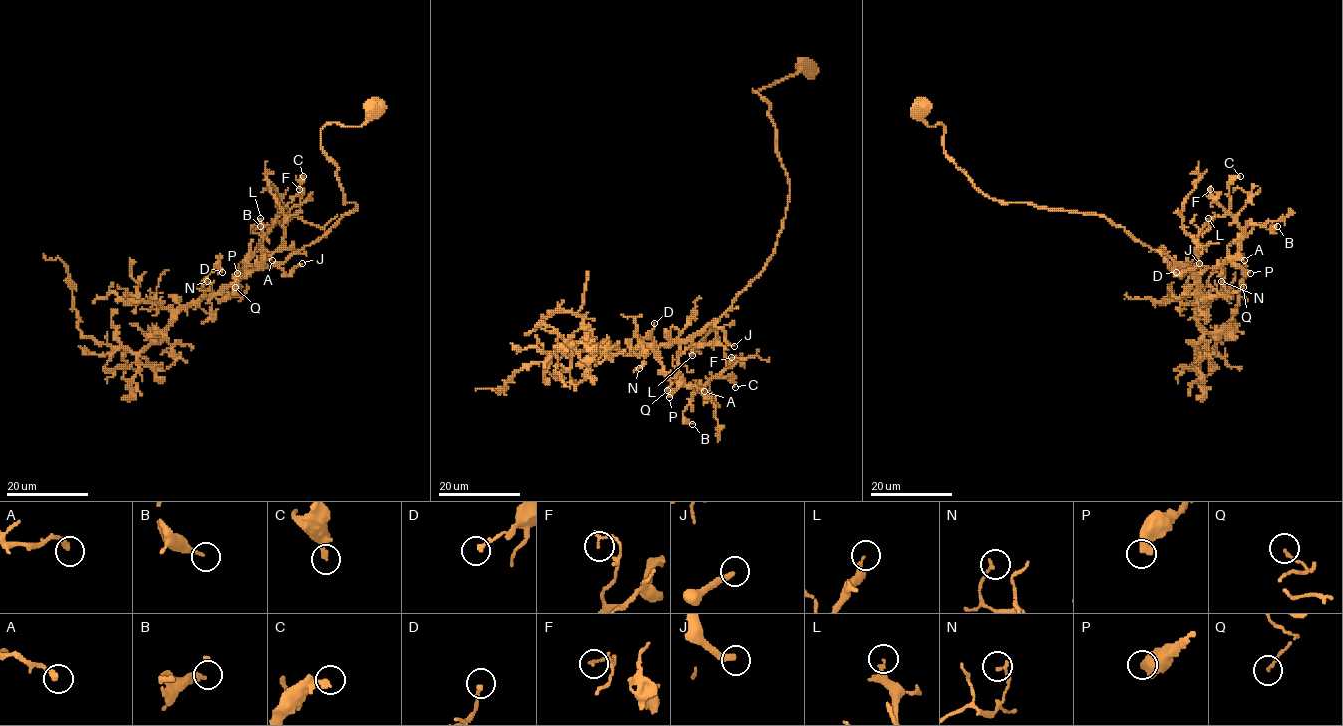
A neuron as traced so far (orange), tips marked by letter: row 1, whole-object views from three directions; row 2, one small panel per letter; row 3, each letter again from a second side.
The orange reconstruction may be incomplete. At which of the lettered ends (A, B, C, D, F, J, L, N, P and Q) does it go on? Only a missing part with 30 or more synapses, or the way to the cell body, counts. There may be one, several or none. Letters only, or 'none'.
J

